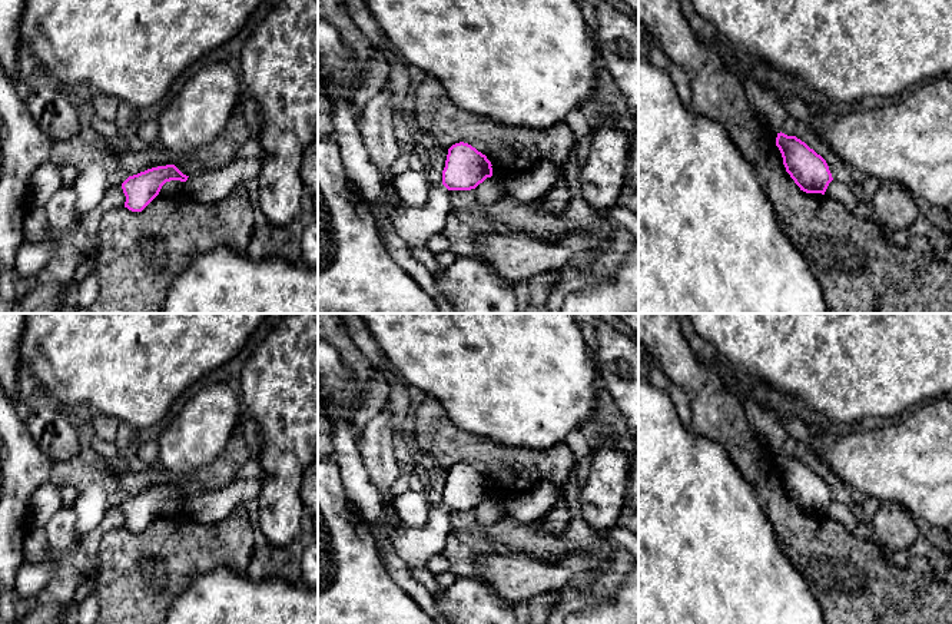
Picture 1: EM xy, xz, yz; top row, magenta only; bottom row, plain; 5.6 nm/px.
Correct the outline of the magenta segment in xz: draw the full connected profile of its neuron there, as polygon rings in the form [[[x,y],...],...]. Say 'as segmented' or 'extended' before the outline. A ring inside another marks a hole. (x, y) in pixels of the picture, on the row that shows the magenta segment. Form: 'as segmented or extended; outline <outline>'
as segmented; outline [[[460,142],[448,149],[442,185],[448,190],[471,190],[492,176],[491,162],[468,143]]]

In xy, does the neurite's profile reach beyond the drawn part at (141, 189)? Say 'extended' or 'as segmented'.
as segmented

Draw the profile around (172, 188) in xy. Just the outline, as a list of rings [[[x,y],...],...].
[[[170,180],[162,186],[157,196],[170,198],[170,196],[176,196],[180,192],[185,192],[185,182]]]

